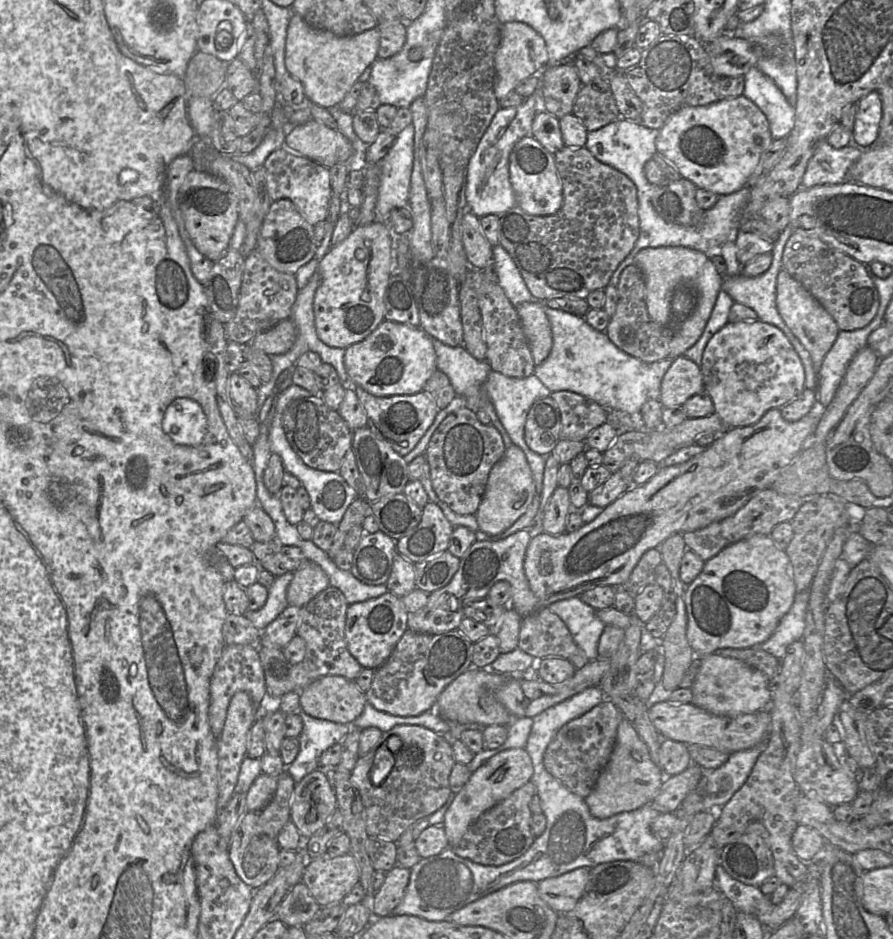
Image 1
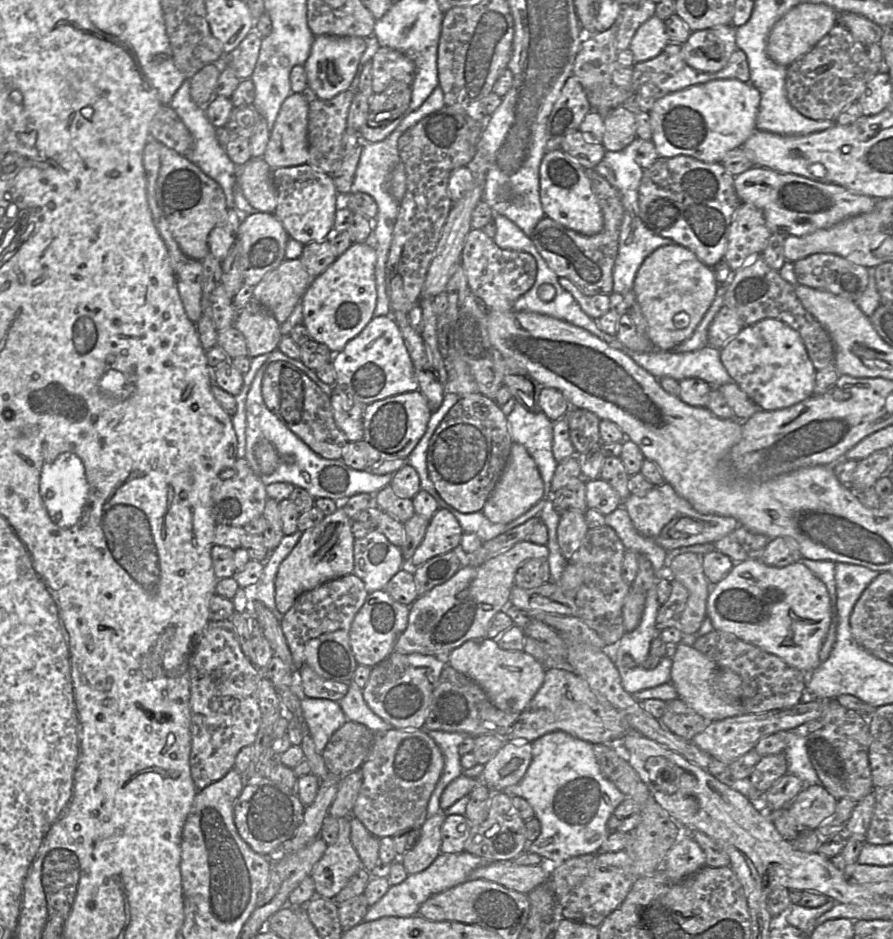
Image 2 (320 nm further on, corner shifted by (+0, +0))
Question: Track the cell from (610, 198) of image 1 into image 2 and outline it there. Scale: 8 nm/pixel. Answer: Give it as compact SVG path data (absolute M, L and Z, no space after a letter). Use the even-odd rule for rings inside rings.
M586 169L591 188L603 214L603 228L595 235L583 235L544 216L530 238L547 265L558 277L574 283L586 295L610 295L613 292L613 267L619 248L624 207L619 191L595 169Z

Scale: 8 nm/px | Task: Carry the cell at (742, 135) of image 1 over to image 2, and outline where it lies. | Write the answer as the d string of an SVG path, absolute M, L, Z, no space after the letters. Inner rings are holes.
M716 79L669 93L649 111L652 141L659 157L691 156L706 163L720 162L729 150L741 147L757 130L761 94L751 83Z

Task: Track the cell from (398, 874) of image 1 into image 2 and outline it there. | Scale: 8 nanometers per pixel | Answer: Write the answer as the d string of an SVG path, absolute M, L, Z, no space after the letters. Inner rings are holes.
M444 811L428 817L421 826L418 843L398 859L408 875L419 873L428 868L441 854L441 828L446 819Z

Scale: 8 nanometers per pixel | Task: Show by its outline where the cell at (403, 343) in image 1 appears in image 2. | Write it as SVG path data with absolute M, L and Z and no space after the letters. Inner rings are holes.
M391 315L374 316L340 352L334 353L332 364L335 391L344 391L363 406L419 387L401 331Z

